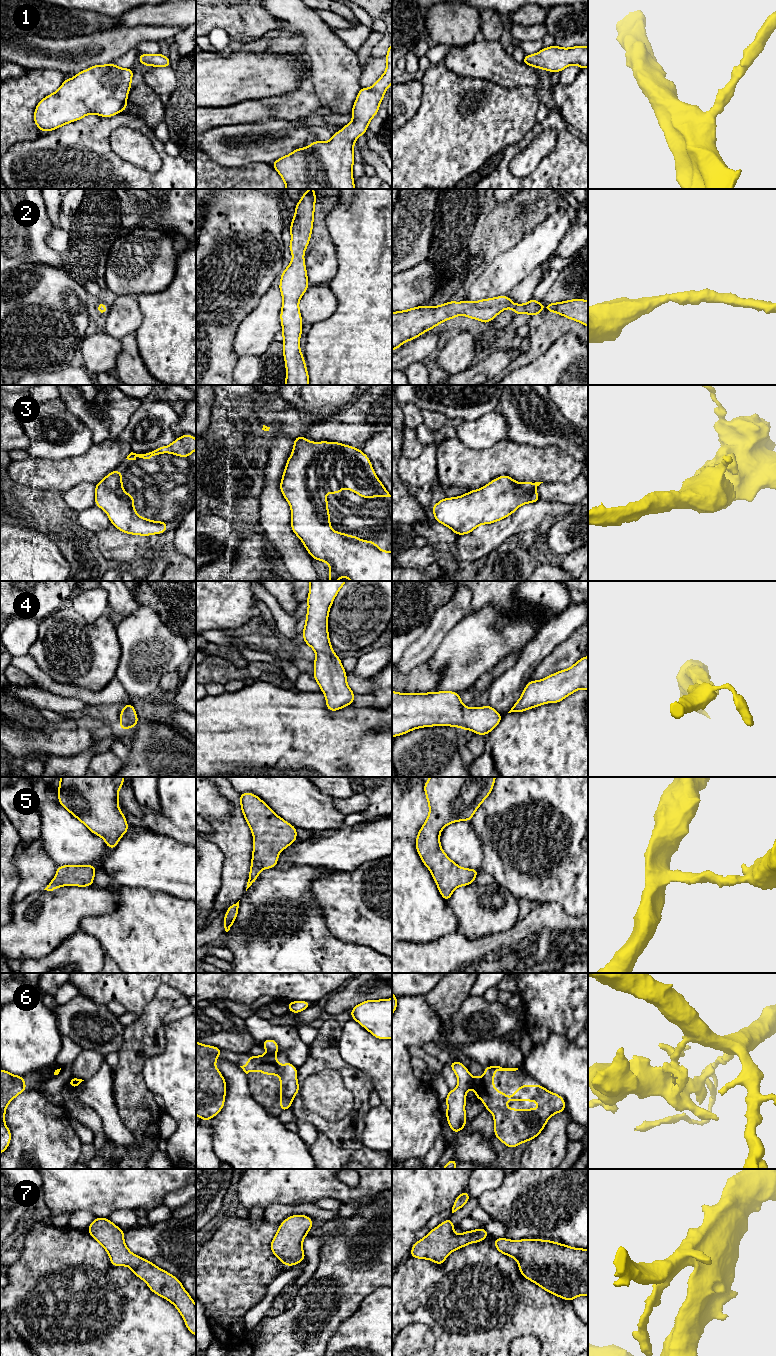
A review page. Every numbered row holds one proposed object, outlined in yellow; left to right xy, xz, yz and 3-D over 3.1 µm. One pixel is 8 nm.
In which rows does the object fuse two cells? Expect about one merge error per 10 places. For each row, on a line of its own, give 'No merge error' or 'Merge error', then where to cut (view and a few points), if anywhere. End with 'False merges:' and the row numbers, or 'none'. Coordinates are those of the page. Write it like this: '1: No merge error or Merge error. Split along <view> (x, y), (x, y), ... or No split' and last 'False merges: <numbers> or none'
1: No merge error. No split
2: No merge error. No split
3: No merge error. No split
4: No merge error. No split
5: No merge error. No split
6: Merge error. Split along yz (471, 1077), (472, 1086)
7: No merge error. No split
False merges: 6

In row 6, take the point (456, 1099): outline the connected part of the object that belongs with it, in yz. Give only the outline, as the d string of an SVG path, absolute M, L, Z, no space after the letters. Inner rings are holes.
M461 1061L448 1064L458 1077L458 1086L450 1090L445 1101L447 1103L447 1122L454 1133L464 1129L467 1122L465 1113L466 1092L472 1087L472 1077Z

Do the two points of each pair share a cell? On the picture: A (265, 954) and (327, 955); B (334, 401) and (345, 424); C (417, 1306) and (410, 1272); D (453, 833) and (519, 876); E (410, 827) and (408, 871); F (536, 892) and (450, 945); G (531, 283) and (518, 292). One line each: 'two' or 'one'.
A: one
B: two
C: one
D: two
E: two
F: two
G: one

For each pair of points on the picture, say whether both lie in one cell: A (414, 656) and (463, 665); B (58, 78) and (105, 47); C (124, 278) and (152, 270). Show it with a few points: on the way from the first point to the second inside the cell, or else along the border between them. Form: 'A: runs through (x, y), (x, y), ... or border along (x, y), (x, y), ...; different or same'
A: border along (442, 639), (435, 652), (426, 661); different
B: border along (40, 68), (56, 69), (63, 73); different
C: runs through (131, 271), (145, 270); same

